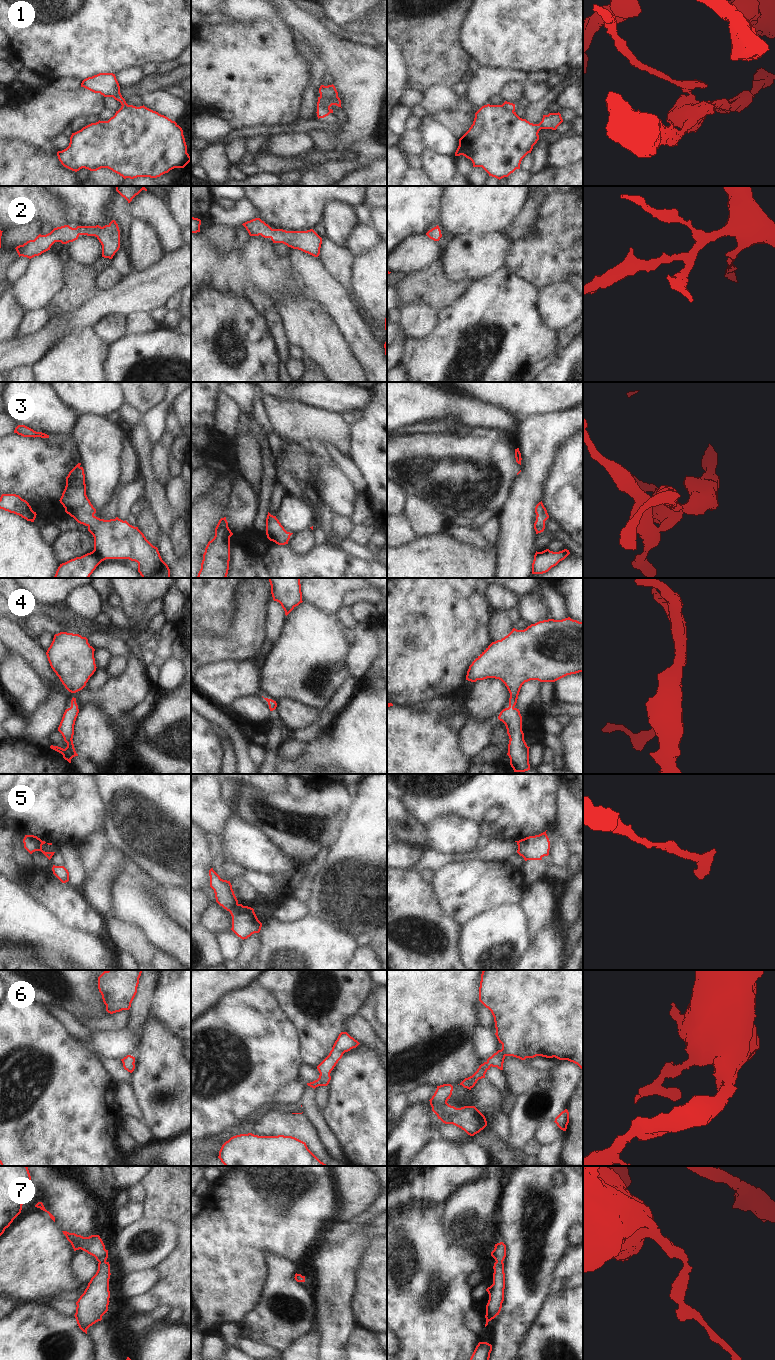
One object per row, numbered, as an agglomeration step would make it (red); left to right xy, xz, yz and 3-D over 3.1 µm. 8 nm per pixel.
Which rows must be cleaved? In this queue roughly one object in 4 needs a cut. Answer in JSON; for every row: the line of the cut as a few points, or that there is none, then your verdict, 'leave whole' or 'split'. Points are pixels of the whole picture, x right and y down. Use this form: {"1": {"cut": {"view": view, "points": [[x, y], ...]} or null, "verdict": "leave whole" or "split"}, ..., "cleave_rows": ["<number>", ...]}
{"1": {"cut": {"view": "xz", "points": [[317, 105], [323, 105], [328, 109], [329, 113]]}, "verdict": "split"}, "2": {"cut": null, "verdict": "leave whole"}, "3": {"cut": null, "verdict": "leave whole"}, "4": {"cut": null, "verdict": "leave whole"}, "5": {"cut": {"view": "xz", "points": [[238, 904], [229, 911]]}, "verdict": "split"}, "6": {"cut": null, "verdict": "leave whole"}, "7": {"cut": null, "verdict": "leave whole"}, "cleave_rows": ["1", "5"]}

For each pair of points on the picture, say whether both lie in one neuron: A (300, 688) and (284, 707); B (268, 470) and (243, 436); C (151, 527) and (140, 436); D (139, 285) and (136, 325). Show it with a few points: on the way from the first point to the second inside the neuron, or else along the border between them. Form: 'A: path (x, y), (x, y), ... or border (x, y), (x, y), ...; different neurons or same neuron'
A: border (276, 700), (291, 698), (314, 707); different neurons
B: border (257, 444), (261, 466), (259, 482); different neurons
C: border (148, 506), (159, 527); different neurons
D: border (147, 311), (135, 311), (126, 316); different neurons

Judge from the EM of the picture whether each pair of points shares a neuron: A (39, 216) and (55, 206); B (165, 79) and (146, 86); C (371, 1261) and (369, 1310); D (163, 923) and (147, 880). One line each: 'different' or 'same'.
A: same
B: same
C: same
D: same

